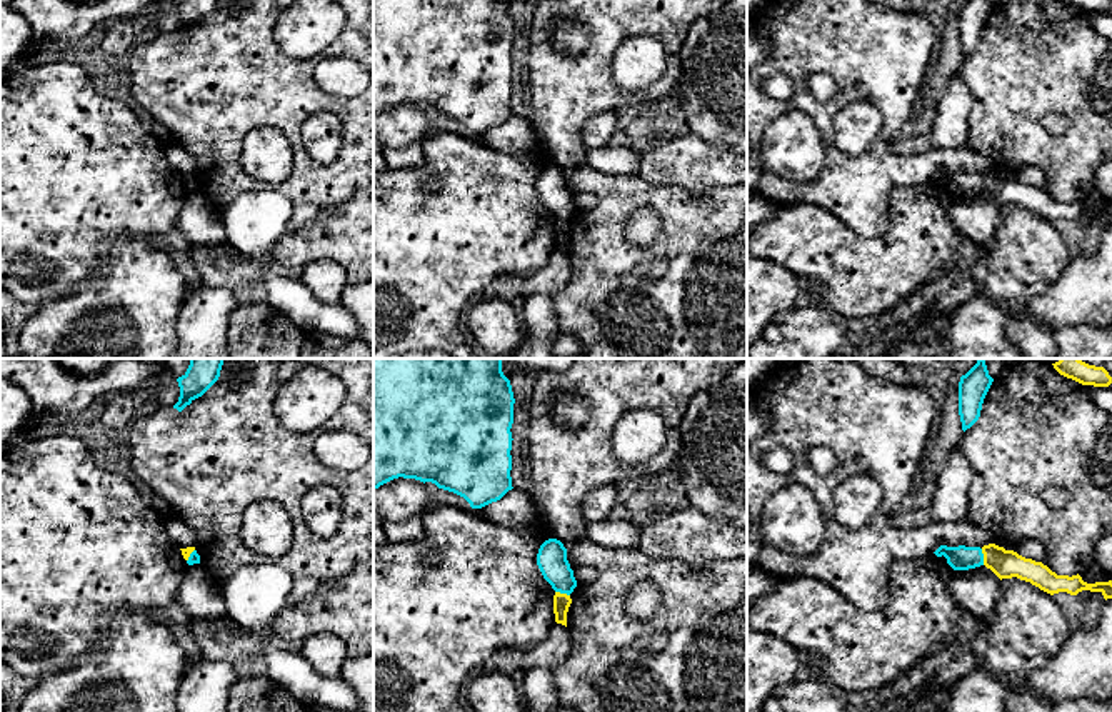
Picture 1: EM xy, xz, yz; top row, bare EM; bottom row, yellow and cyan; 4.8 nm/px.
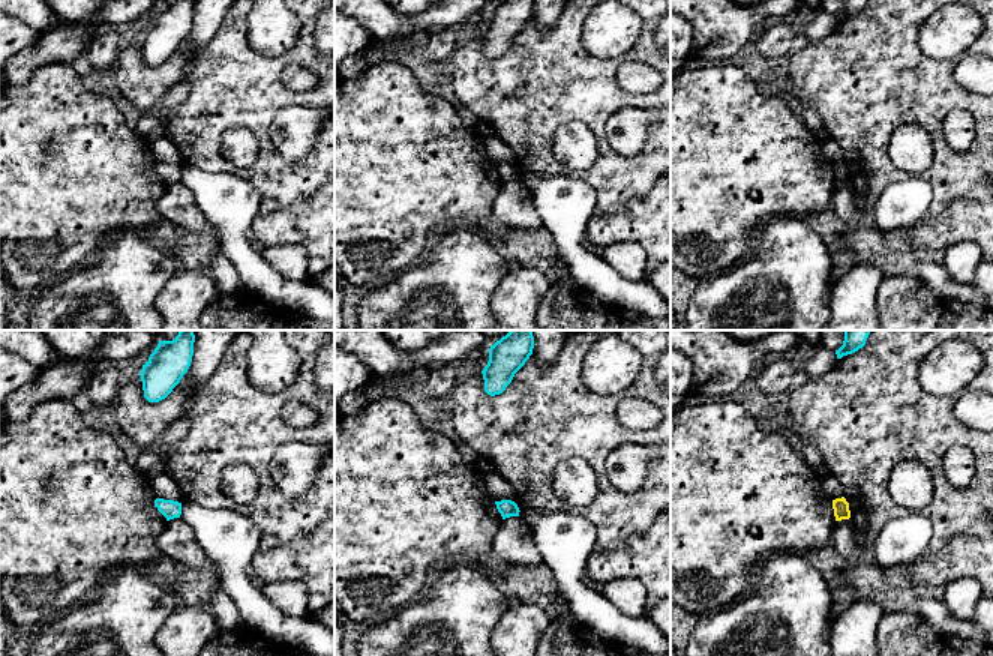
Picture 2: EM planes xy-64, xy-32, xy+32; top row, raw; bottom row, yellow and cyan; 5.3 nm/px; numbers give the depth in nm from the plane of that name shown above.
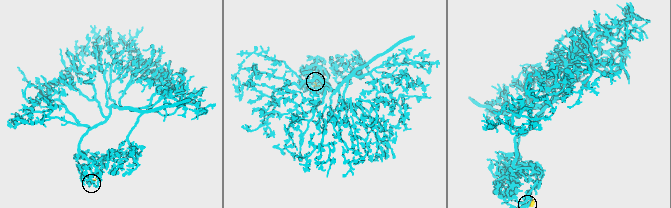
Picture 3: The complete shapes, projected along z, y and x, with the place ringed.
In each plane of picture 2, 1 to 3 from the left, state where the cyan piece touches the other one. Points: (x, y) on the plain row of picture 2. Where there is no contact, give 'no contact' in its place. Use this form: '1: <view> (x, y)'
1: no contact
2: no contact
3: no contact

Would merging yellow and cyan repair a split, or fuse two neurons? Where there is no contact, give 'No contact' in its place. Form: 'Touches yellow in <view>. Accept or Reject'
Touches yellow in yz. Reject

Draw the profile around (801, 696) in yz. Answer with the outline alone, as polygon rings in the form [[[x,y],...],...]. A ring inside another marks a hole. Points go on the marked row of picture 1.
[[[825,679],[794,680],[782,697],[784,712],[854,712],[849,695]]]

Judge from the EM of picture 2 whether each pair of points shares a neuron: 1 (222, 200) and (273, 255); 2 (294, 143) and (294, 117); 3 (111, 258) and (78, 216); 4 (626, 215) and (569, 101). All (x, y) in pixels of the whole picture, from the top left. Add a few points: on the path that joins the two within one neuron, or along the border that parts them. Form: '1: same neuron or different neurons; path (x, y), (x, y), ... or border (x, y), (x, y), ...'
1: different neurons; border (260, 252), (285, 278)
2: same neuron; path (294, 137), (294, 123)
3: different neurons; border (135, 231), (113, 233), (92, 258), (75, 267)
4: same neuron; path (623, 186), (609, 171), (597, 126)

